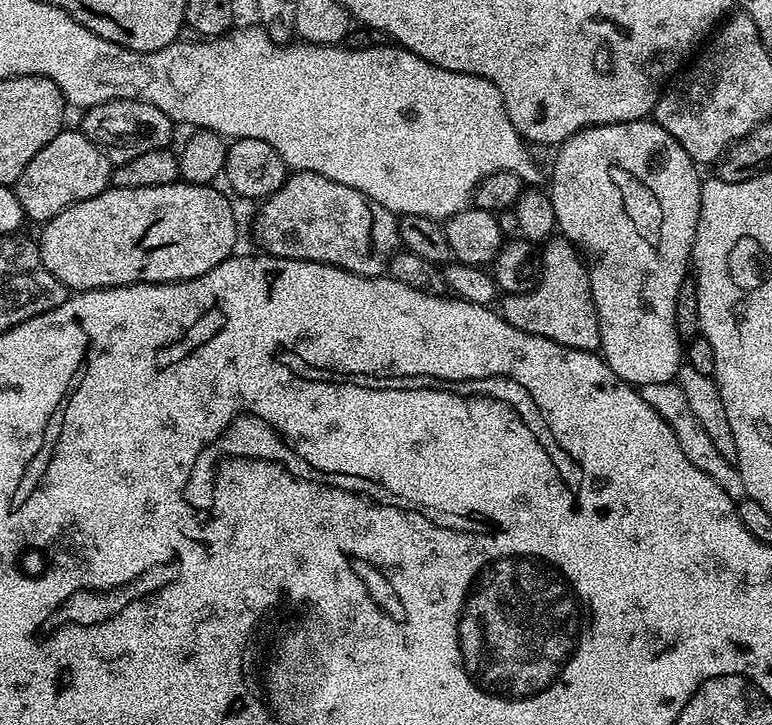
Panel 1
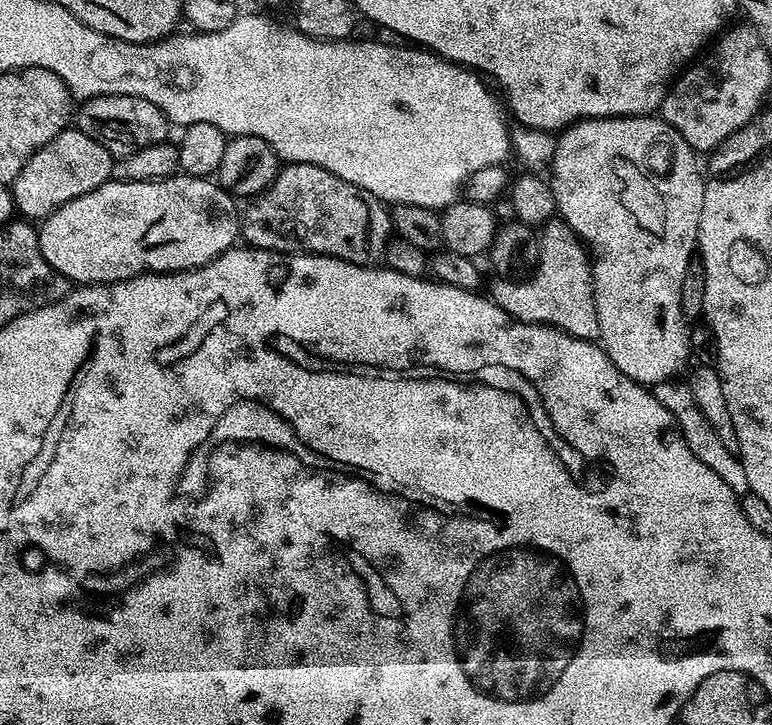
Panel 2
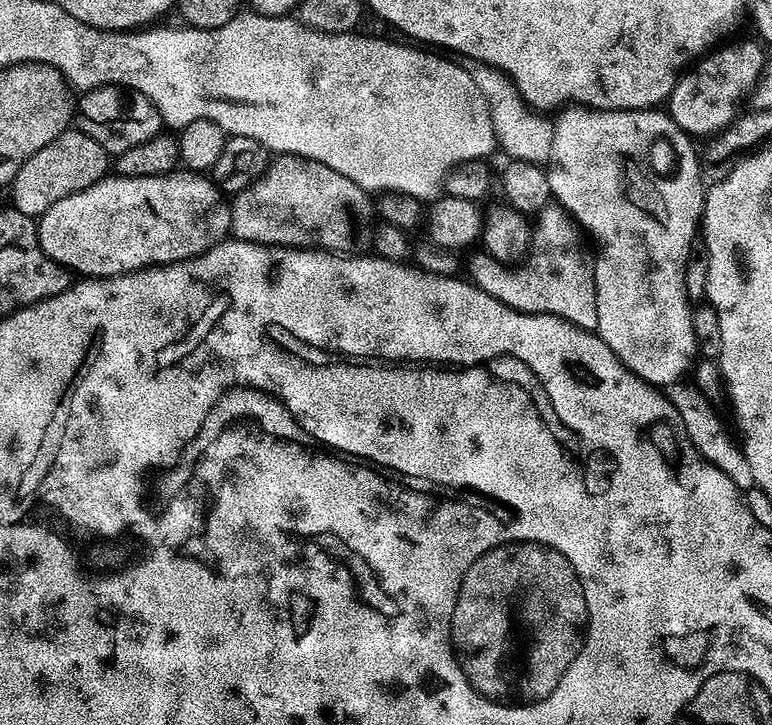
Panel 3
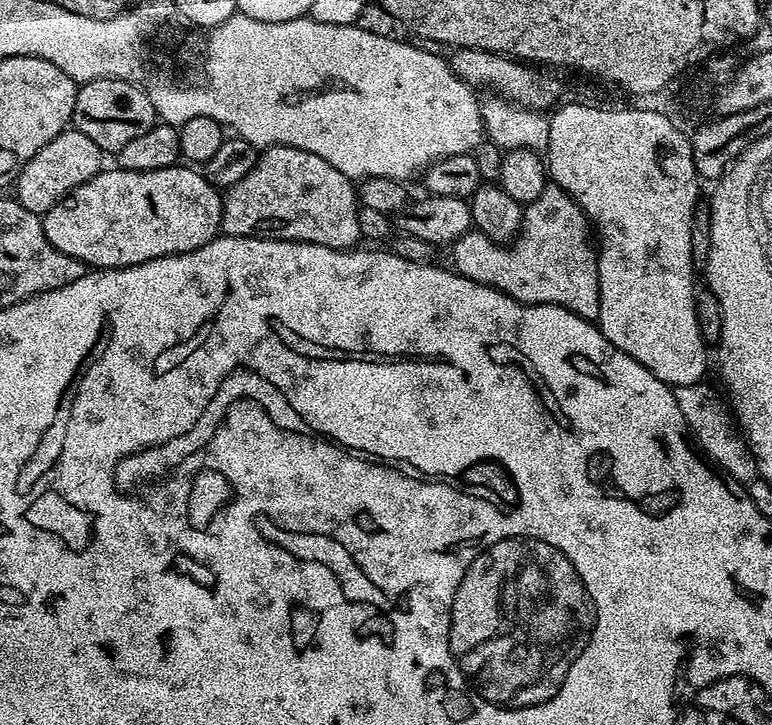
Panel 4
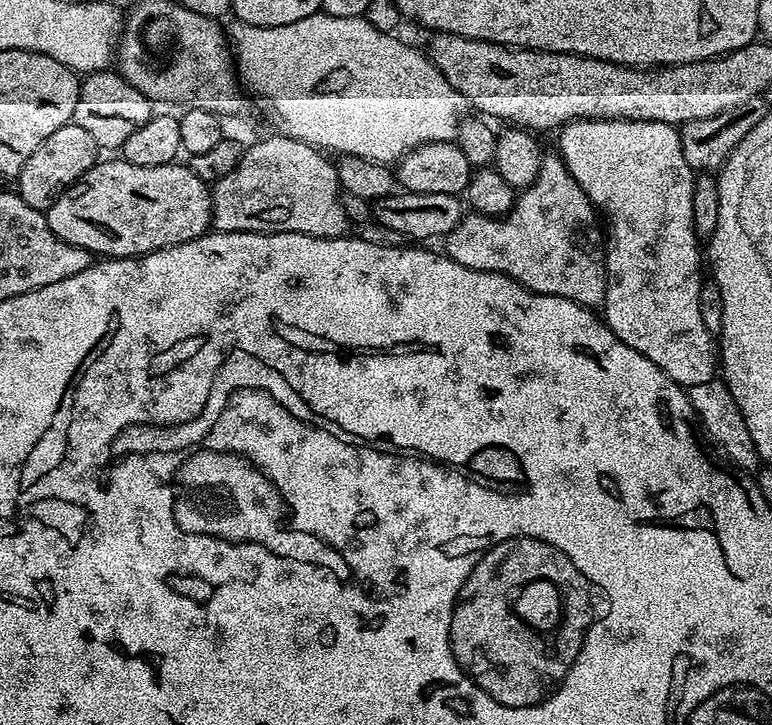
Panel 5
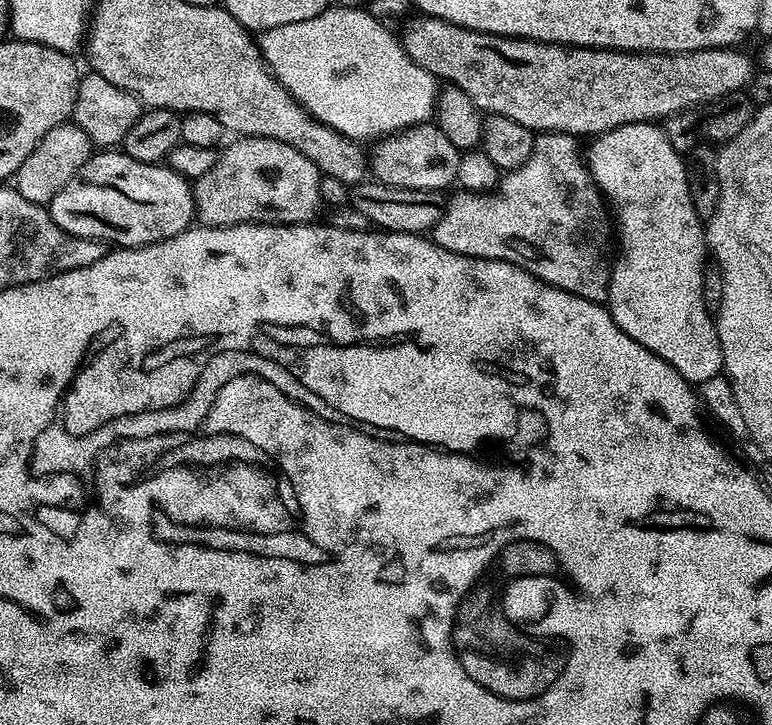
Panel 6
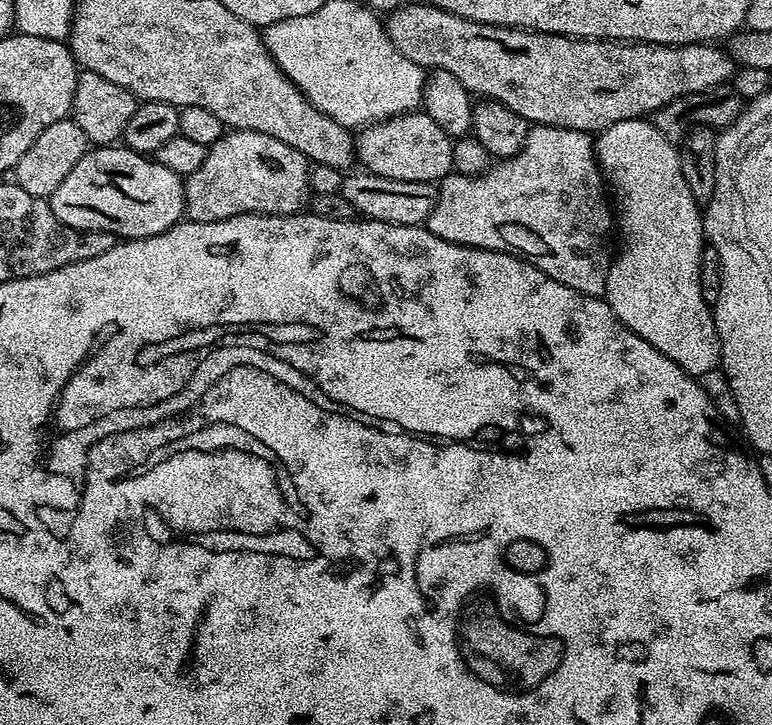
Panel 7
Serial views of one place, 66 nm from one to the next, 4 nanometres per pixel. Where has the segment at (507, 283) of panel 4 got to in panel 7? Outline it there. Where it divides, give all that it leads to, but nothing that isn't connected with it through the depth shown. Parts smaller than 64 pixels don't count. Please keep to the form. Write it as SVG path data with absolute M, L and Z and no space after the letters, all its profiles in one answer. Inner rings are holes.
M537 124L529 127L524 147L520 149L517 156L510 156L506 160L493 163L488 171L481 172L478 176L449 174L439 181L436 208L428 216L426 227L435 236L449 240L451 244L468 244L471 248L489 248L495 252L519 254L521 257L531 260L534 267L542 270L550 278L562 282L562 286L580 292L583 296L603 297L606 290L606 278L610 274L610 266L614 259L614 212L610 207L609 197L606 195L606 180L596 159L594 140L589 133L579 132L573 128L555 128L549 124Z

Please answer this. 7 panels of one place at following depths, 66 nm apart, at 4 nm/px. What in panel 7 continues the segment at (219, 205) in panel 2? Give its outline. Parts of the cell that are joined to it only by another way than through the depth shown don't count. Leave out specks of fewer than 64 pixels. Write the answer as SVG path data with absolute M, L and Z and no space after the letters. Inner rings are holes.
M96 146L85 152L62 186L54 190L50 203L66 226L83 232L109 232L121 241L162 234L186 216L181 176L126 146Z

